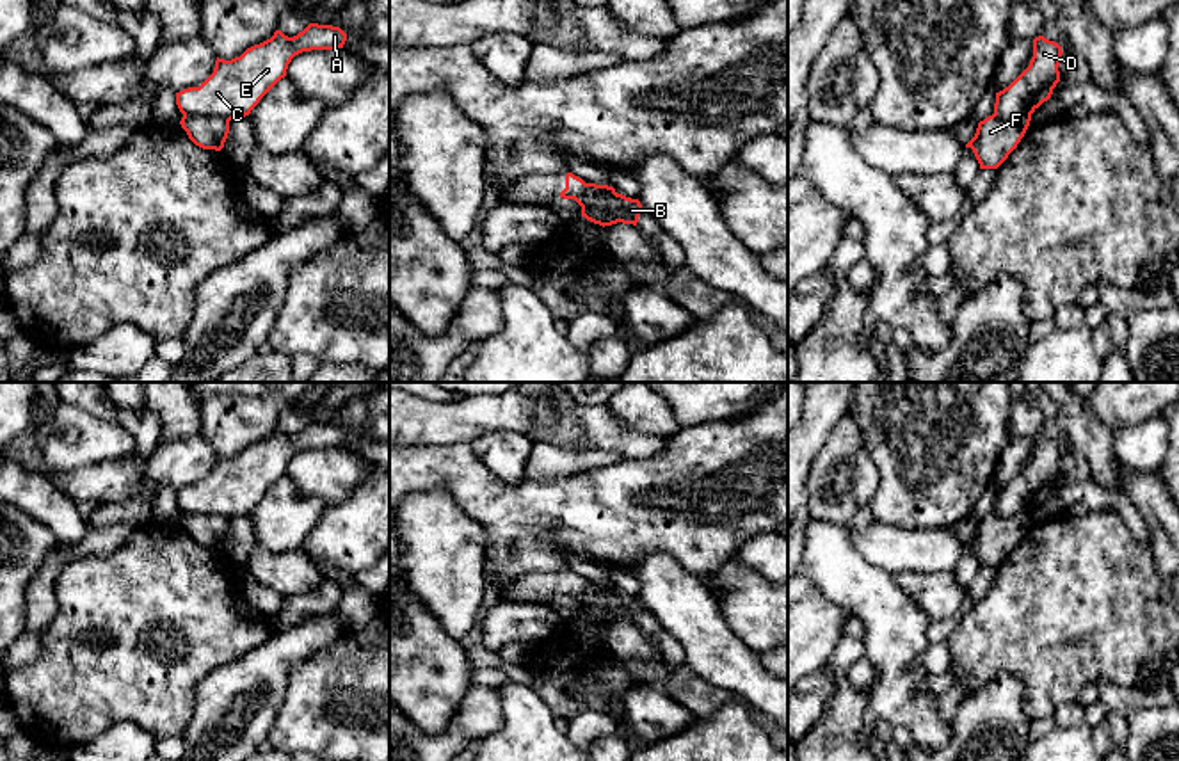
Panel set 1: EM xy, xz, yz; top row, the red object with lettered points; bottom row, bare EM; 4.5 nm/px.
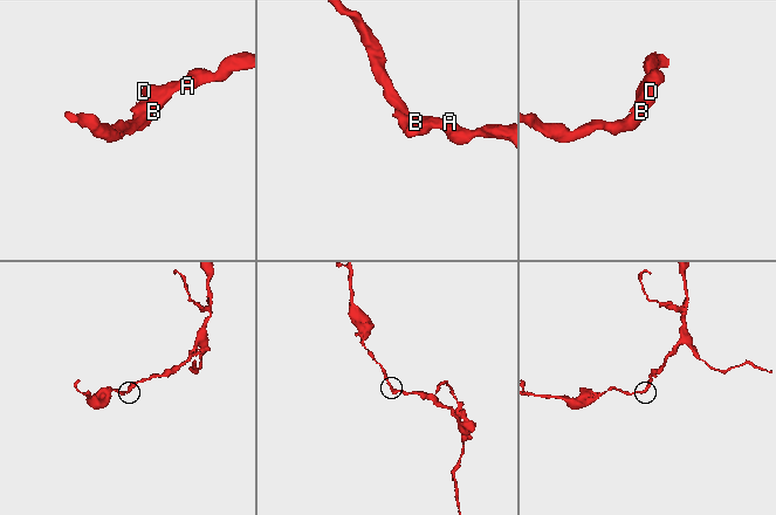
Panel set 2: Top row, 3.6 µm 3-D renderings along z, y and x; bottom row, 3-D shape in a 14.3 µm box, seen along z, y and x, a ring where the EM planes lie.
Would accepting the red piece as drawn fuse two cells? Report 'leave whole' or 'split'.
split

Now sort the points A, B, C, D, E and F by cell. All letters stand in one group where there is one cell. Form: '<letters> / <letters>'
A B C D E / F

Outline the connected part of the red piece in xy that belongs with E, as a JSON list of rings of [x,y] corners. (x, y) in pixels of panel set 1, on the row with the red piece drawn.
[[[309,23],[293,37],[276,30],[274,36],[260,44],[247,48],[231,60],[215,60],[213,73],[199,85],[176,92],[176,105],[183,116],[212,116],[224,121],[245,117],[260,100],[286,76],[288,64],[302,52],[343,48],[347,34],[340,27]]]

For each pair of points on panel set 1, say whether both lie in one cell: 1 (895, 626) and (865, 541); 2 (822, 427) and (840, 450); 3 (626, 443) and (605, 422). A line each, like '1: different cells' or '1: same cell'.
1: different cells
2: different cells
3: same cell

